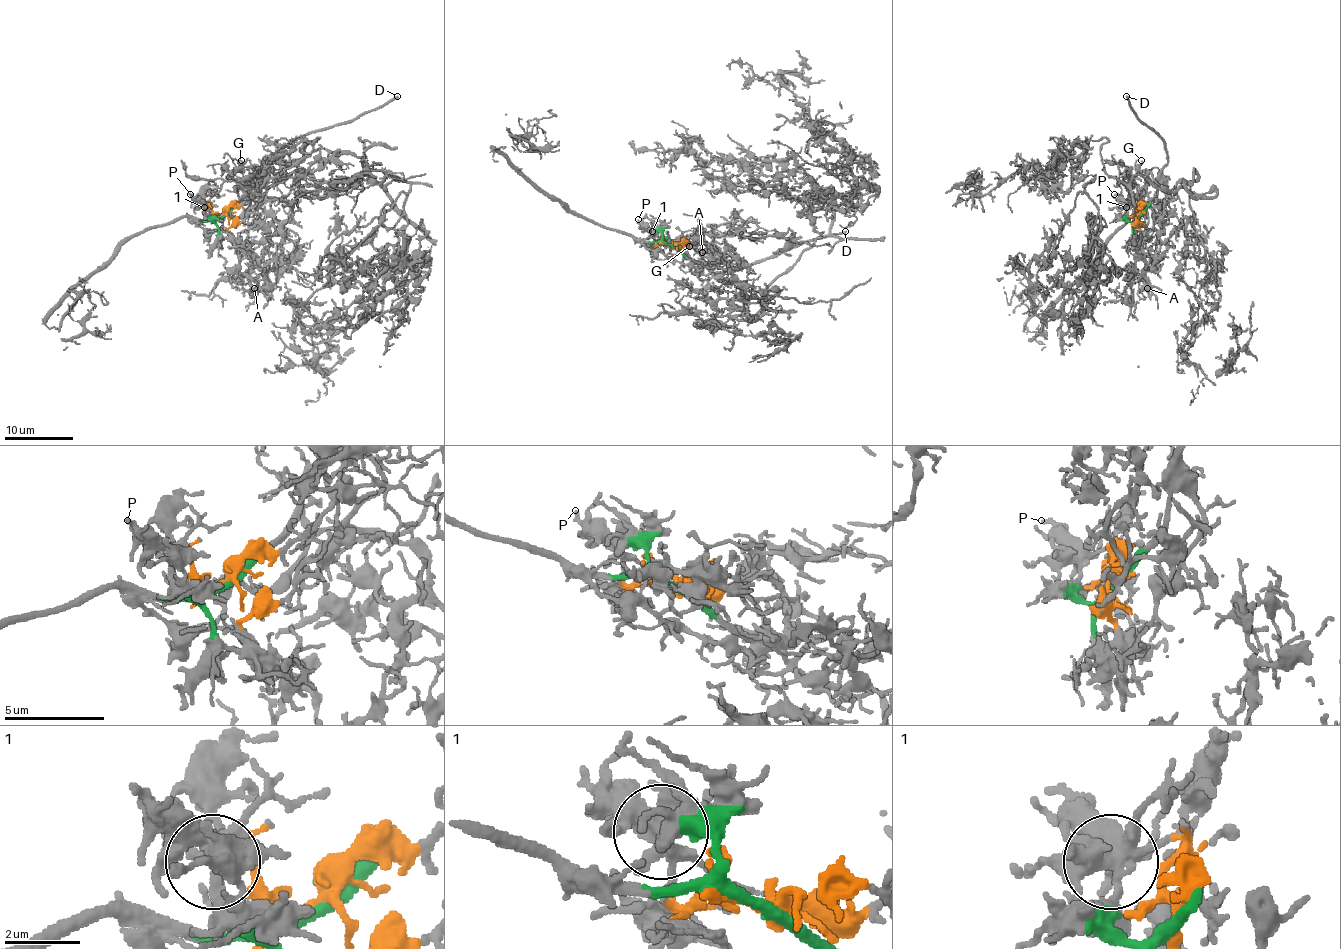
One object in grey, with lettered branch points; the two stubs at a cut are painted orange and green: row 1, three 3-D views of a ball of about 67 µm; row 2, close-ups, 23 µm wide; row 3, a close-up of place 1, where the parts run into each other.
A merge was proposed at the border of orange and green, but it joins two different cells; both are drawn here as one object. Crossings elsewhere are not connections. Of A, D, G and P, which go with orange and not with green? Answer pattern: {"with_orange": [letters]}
{"with_orange": ["A", "G"]}

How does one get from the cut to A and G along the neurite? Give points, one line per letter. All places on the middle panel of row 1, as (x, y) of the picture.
A: (670, 245), (688, 241), (702, 262), (724, 277), (736, 267), (712, 255), (709, 246), (702, 251)
G: (670, 245), (690, 246), (700, 241), (711, 251), (705, 245), (693, 243), (688, 246)

